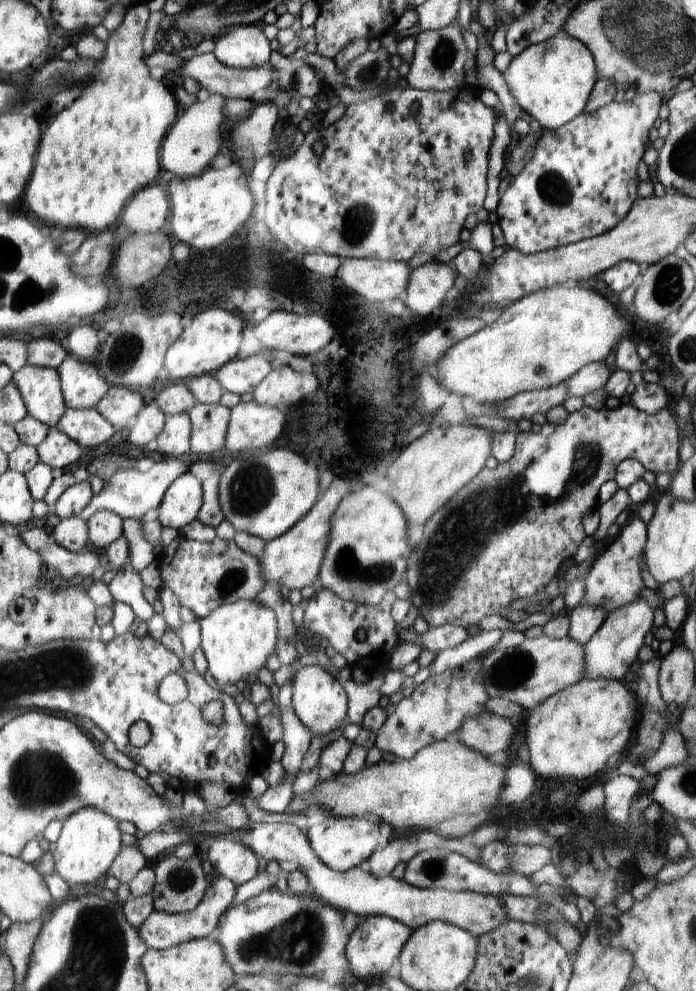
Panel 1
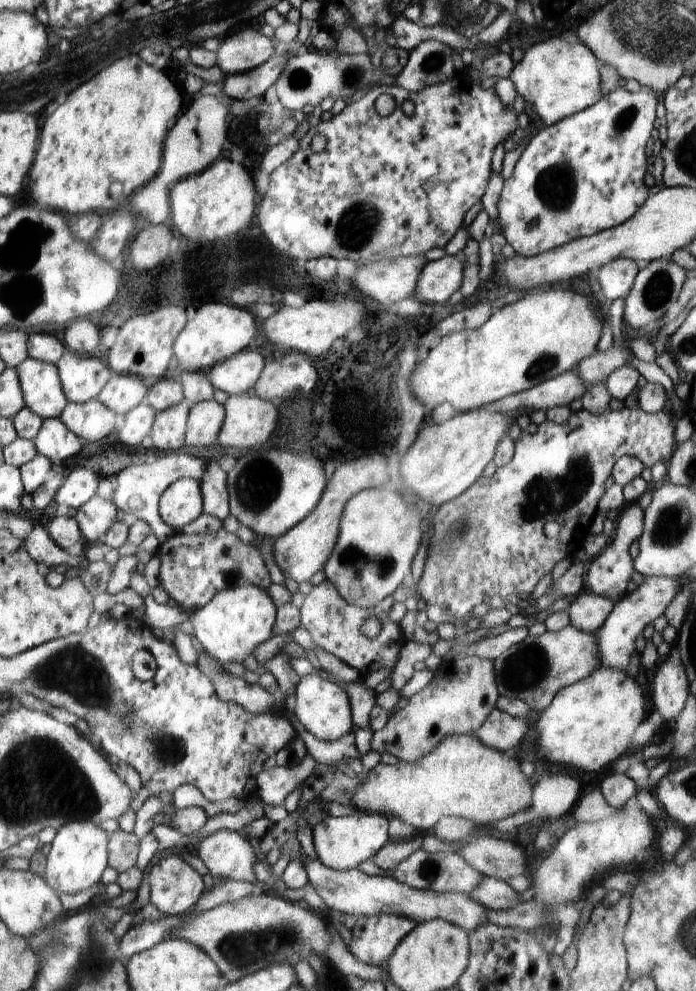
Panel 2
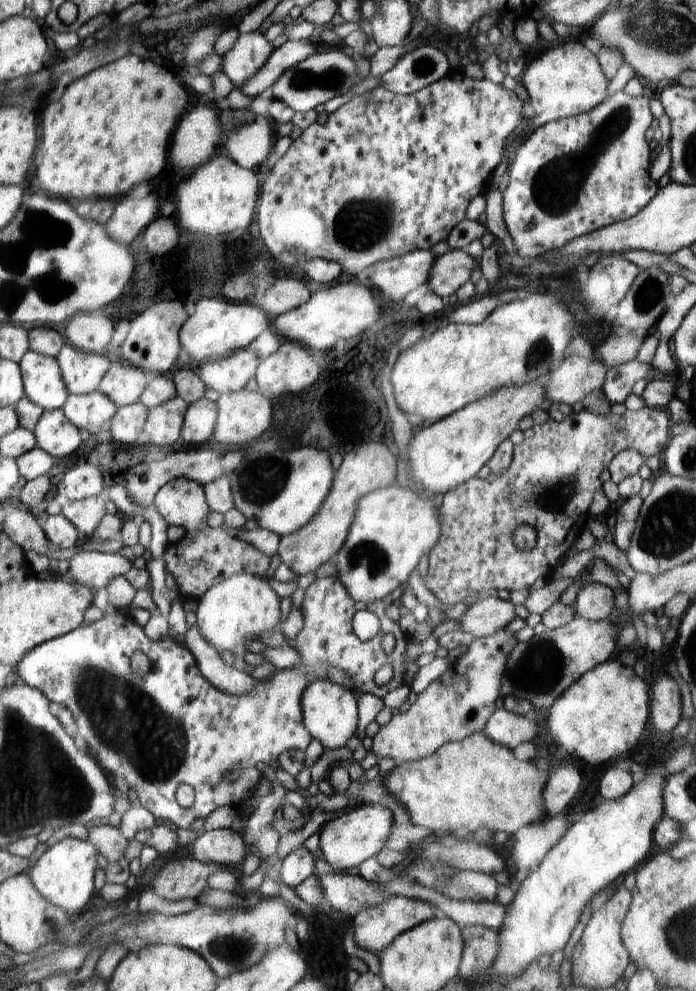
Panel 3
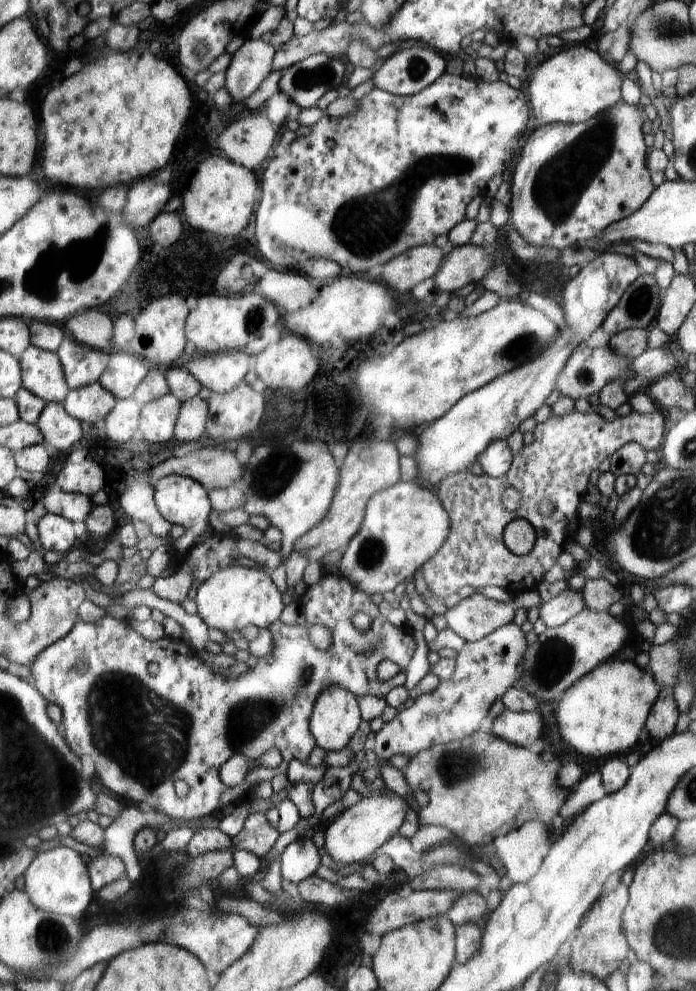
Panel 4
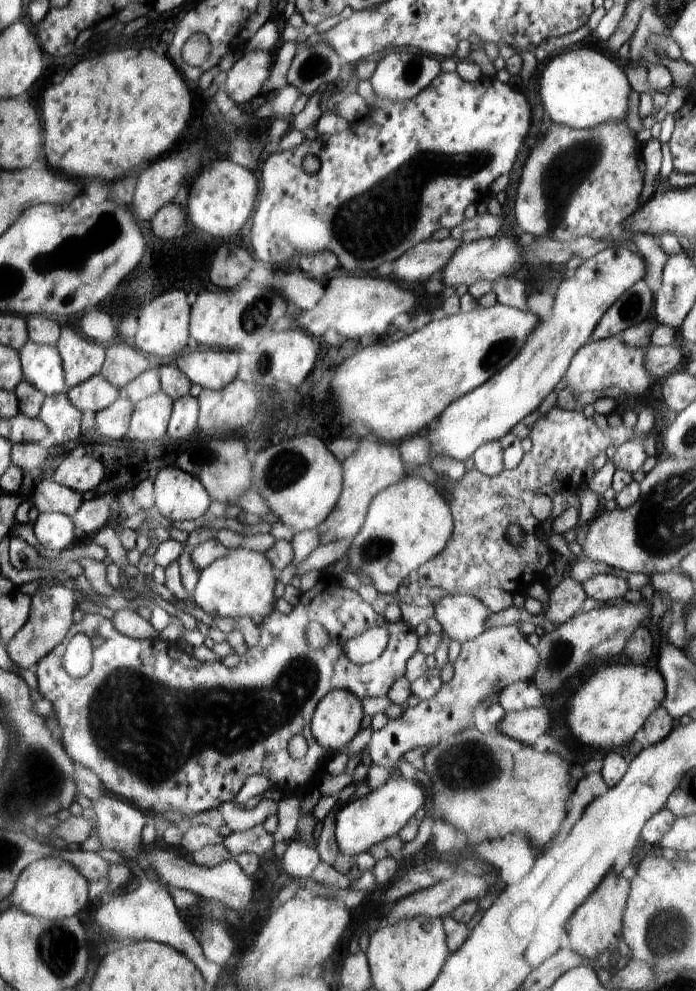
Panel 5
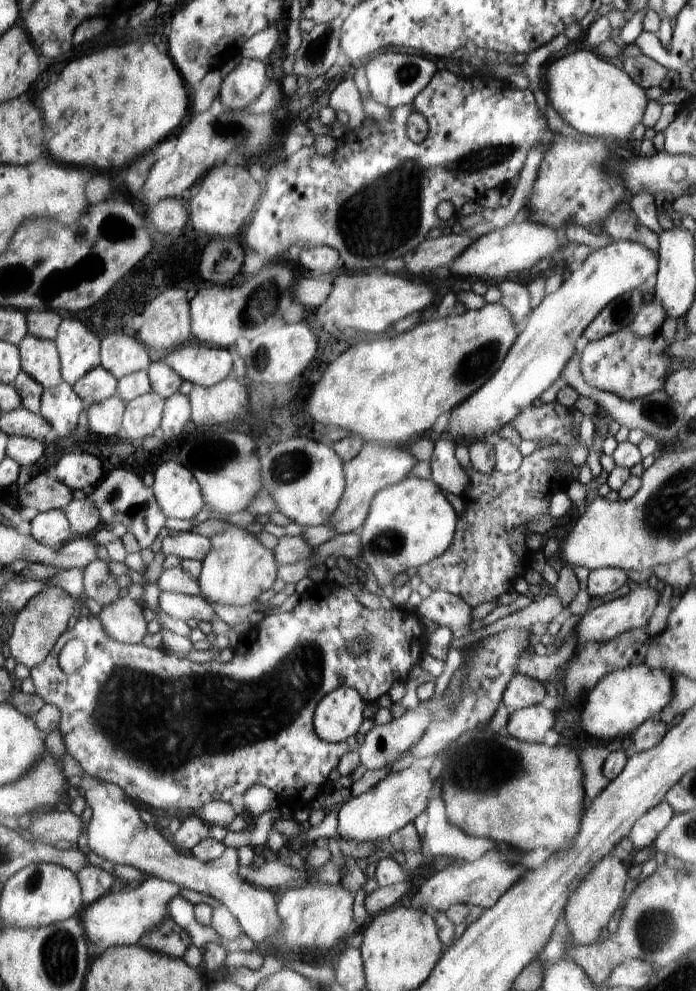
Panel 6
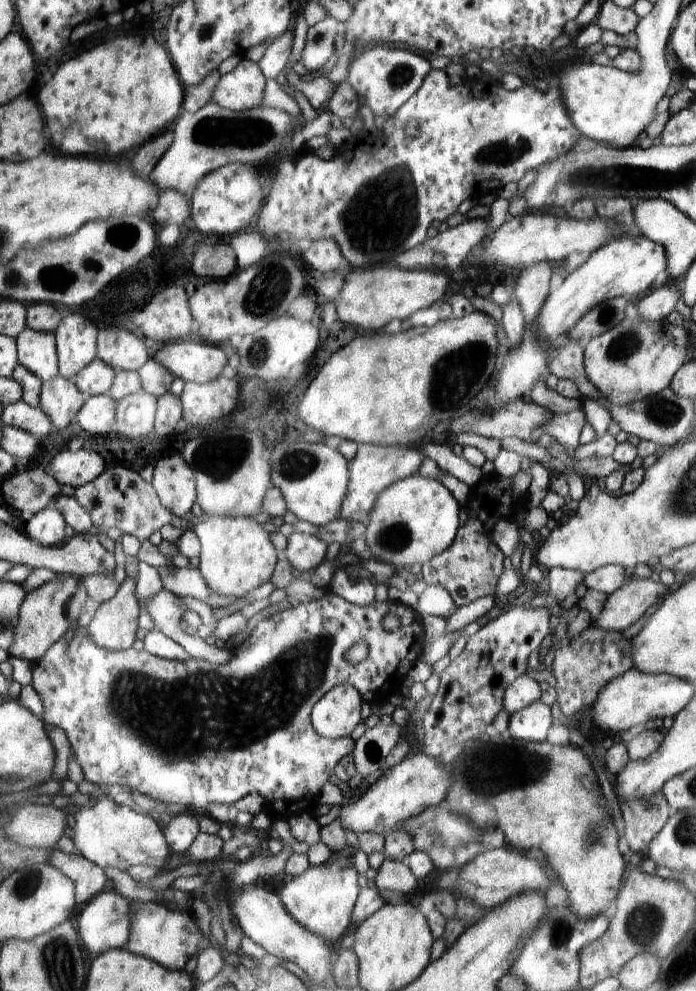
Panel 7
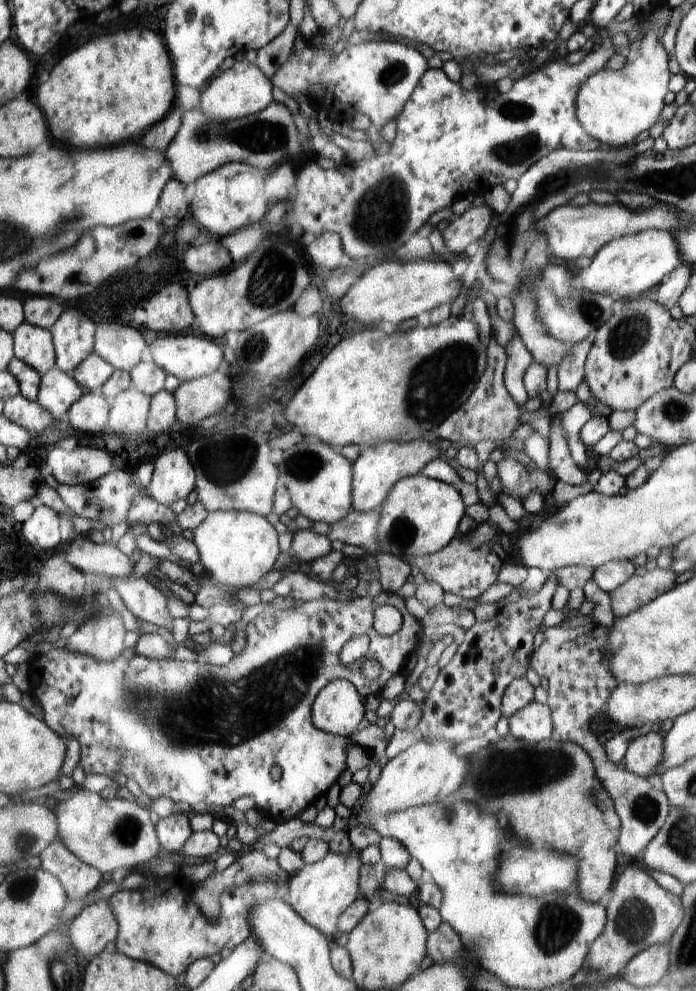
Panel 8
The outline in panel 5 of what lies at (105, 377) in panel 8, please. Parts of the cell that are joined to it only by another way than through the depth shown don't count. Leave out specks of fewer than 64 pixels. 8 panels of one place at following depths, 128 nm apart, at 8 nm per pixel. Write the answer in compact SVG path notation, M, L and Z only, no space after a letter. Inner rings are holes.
M100 373L98 376L94 376L92 380L71 389L69 395L76 408L82 412L91 410L97 415L98 412L110 408L123 393L121 388L114 386Z

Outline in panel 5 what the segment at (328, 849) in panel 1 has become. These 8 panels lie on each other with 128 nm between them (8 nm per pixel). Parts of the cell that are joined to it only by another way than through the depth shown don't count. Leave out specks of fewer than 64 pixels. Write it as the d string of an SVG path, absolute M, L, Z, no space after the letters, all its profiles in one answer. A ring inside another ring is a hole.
M403 777L390 778L362 798L353 797L336 812L335 837L339 851L354 861L361 852L367 852L373 844L397 836L420 806L425 804L422 788Z

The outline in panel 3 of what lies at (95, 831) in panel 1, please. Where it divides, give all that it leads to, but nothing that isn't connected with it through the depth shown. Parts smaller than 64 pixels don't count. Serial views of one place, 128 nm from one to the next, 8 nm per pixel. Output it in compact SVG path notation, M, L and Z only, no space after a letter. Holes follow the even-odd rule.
M67 836L40 857L31 871L32 880L42 896L46 896L46 900L78 916L96 894L96 868L99 866L97 854L101 854L100 850L89 839Z

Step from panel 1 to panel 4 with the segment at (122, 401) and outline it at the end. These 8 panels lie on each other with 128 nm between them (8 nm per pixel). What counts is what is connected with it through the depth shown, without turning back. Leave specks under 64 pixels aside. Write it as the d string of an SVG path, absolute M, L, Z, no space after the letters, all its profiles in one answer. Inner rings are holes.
M111 353L110 364L101 383L119 399L134 397L138 387L148 378L152 366L133 353Z

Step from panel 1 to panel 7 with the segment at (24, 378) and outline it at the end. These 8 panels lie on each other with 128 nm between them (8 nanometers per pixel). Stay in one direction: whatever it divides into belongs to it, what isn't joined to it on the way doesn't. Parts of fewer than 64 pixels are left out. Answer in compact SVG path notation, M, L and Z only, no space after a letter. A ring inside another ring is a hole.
M28 327L17 338L21 363L42 378L54 380L61 373L56 333L38 332Z

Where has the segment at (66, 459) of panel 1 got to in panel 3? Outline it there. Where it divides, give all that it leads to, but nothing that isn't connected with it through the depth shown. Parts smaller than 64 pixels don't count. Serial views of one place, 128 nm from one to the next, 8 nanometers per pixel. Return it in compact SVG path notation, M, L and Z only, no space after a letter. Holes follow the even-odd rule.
M46 410L35 430L39 446L52 456L66 458L82 446L84 433L63 410Z

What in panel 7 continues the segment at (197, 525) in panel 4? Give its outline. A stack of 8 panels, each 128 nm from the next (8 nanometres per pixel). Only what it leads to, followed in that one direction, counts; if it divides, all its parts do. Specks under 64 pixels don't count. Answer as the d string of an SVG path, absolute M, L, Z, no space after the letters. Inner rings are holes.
M170 456L155 465L154 486L162 499L162 502L172 510L176 516L185 518L192 511L198 511L198 479L191 464L186 462L184 456Z

